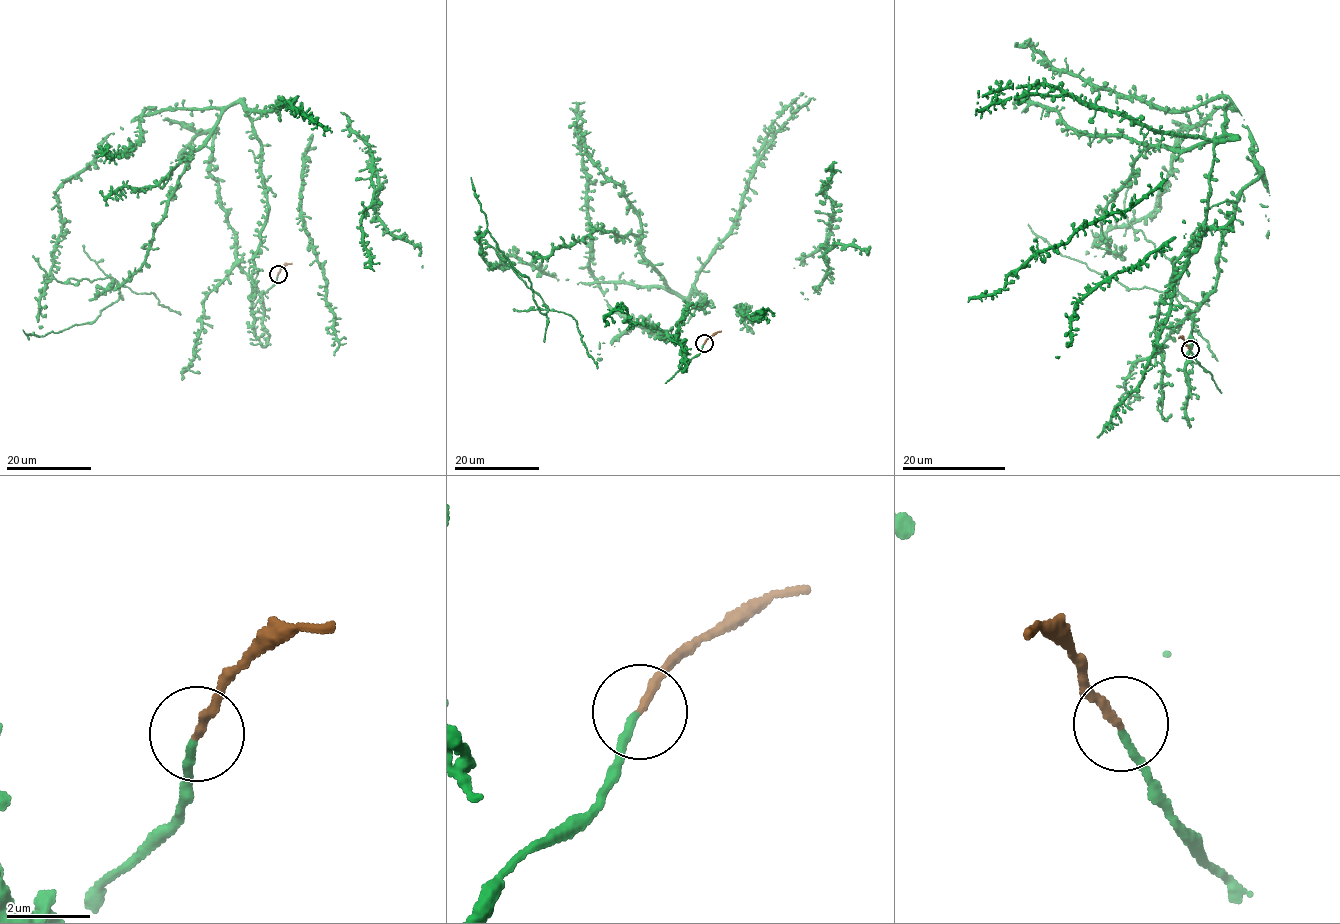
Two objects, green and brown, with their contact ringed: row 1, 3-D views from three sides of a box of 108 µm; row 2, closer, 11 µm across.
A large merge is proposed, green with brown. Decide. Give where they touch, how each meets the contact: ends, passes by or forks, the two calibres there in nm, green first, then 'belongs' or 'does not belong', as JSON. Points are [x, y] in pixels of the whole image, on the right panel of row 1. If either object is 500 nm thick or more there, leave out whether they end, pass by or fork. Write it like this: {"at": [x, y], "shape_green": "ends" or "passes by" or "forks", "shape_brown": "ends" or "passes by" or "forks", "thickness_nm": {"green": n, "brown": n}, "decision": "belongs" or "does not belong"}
{"at": [1190, 349], "shape_green": "ends", "shape_brown": "ends", "thickness_nm": {"green": 170, "brown": 180}, "decision": "belongs"}

